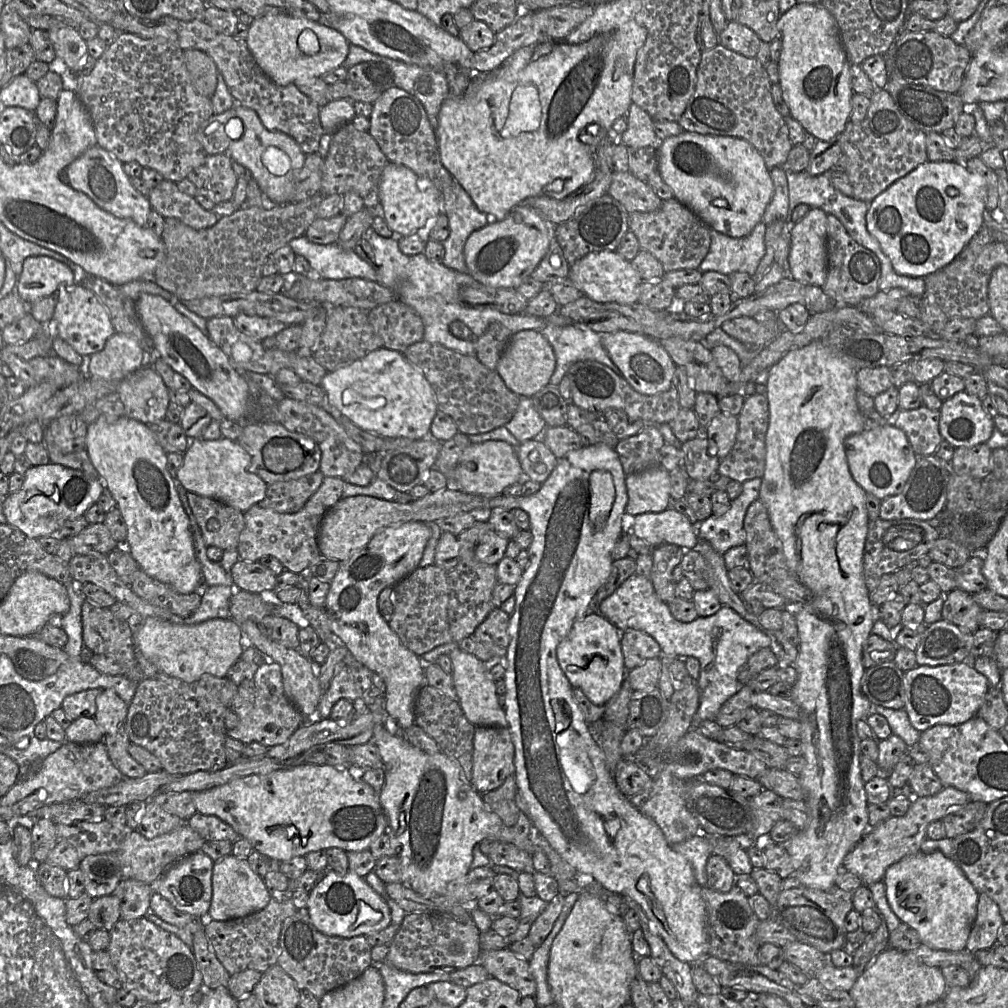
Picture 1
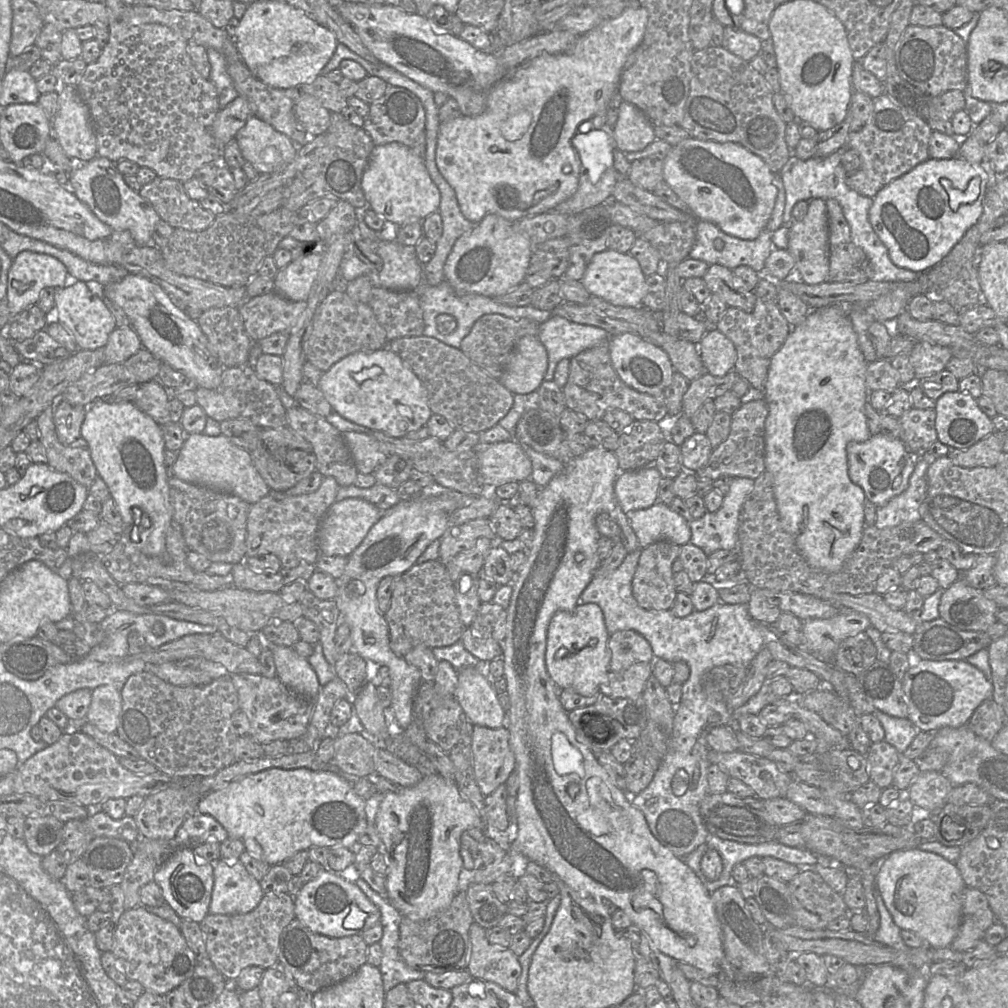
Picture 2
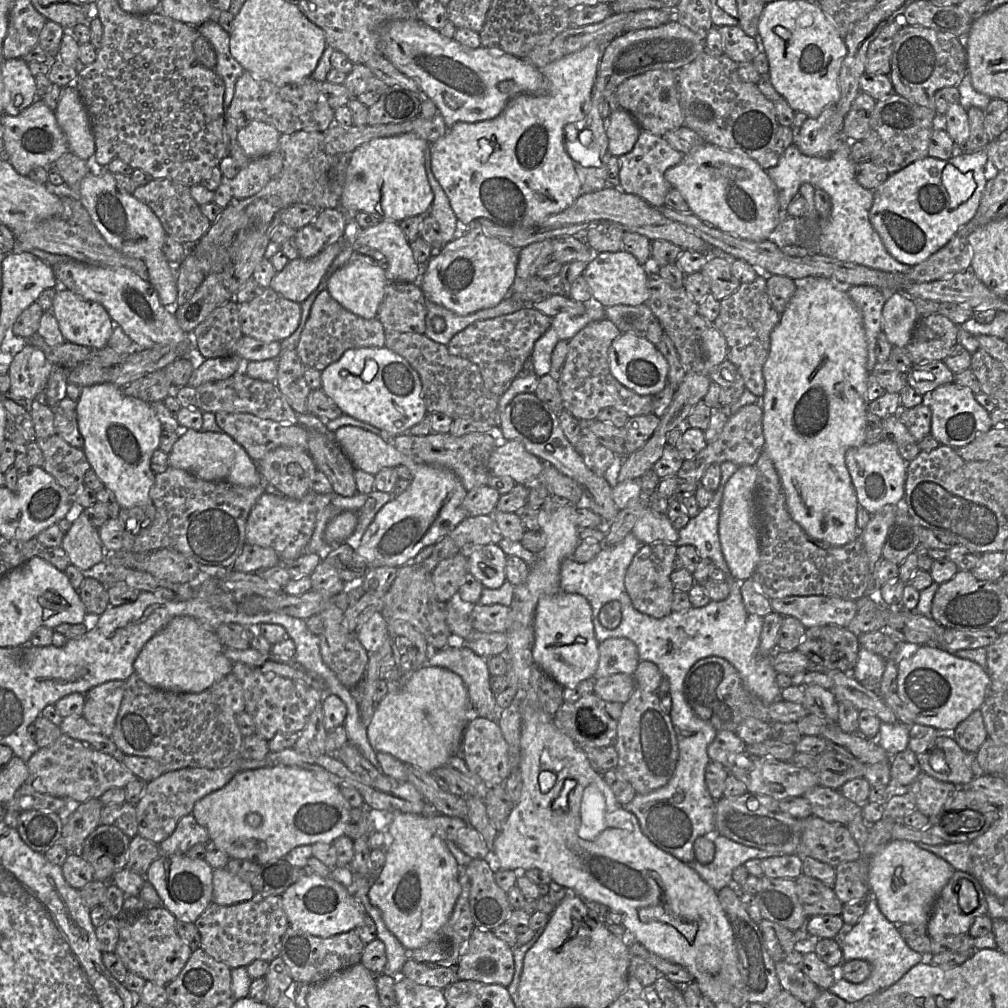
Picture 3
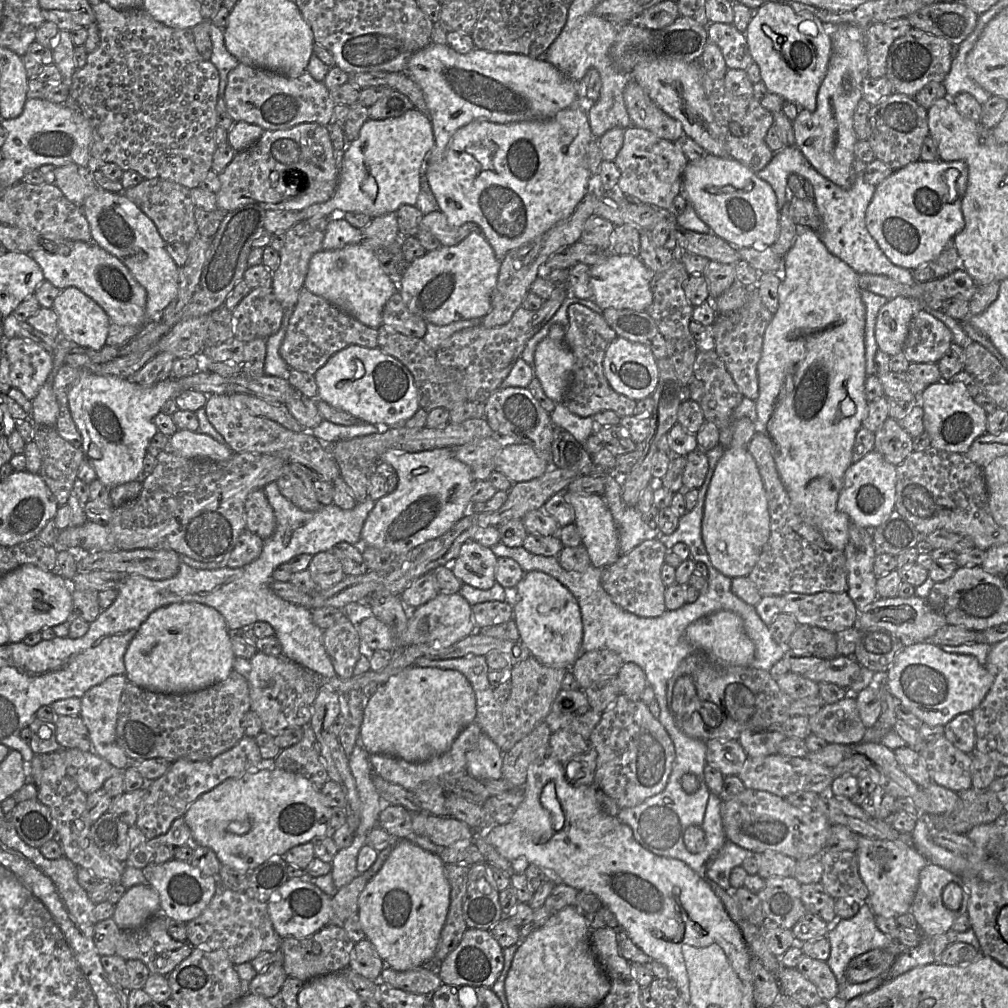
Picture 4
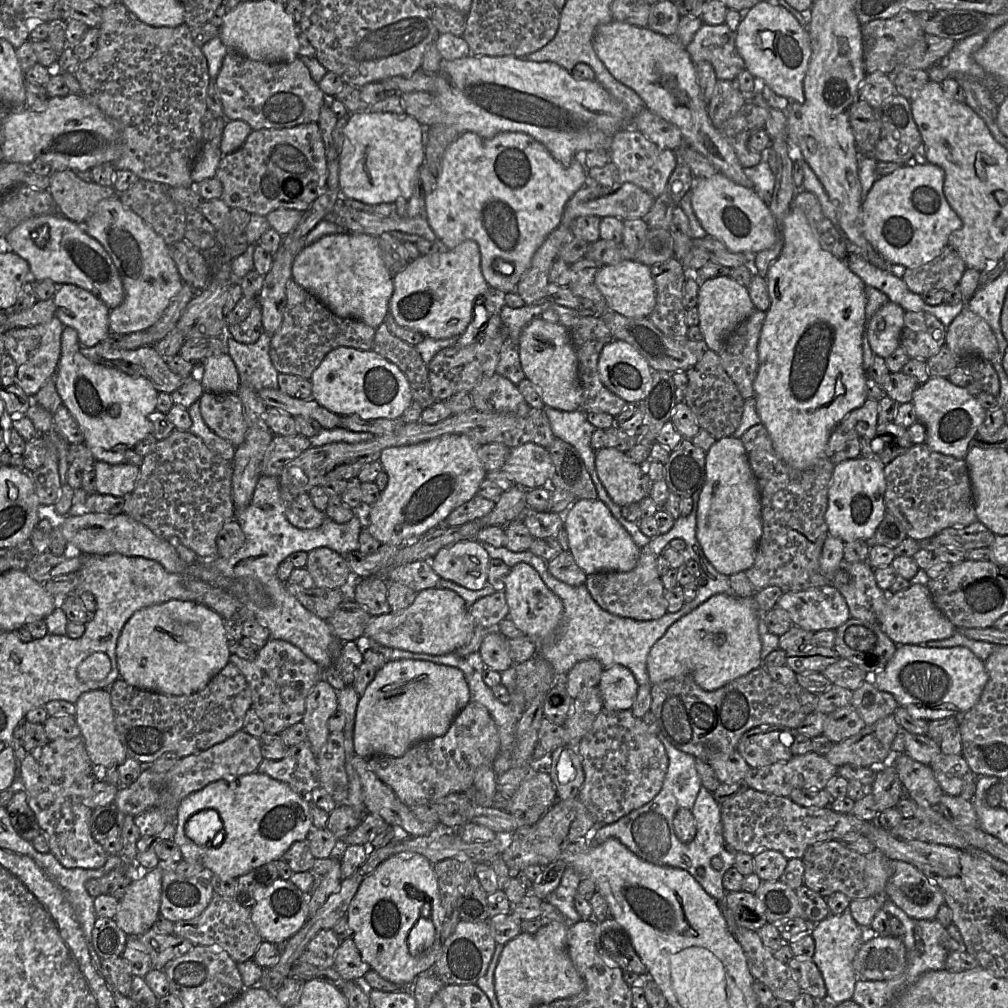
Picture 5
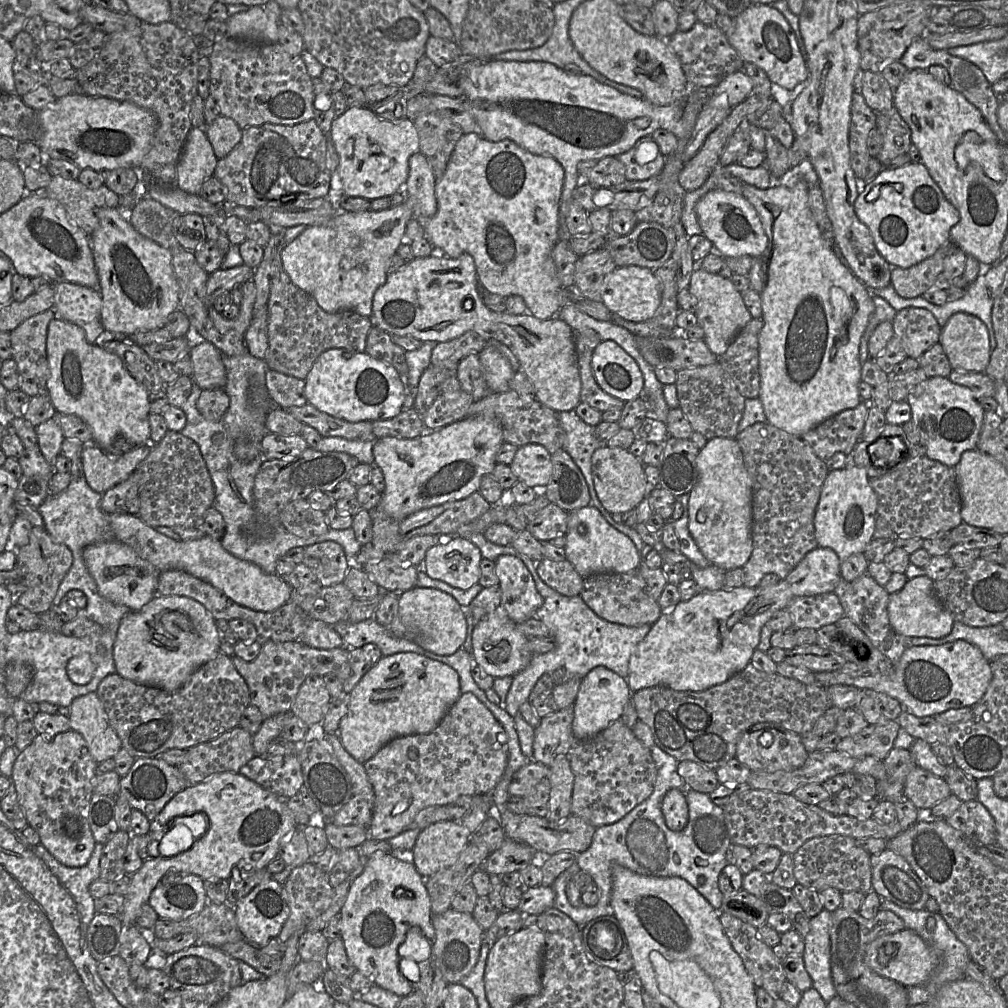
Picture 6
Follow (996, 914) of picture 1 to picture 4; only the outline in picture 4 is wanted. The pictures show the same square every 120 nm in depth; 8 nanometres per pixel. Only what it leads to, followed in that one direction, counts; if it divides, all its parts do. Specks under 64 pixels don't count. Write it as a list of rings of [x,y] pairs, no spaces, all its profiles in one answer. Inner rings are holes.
[[[929,863],[919,874],[919,884],[910,913],[916,919],[923,936],[945,934],[960,915],[966,914],[968,898],[969,891],[960,876]],[[952,882],[963,889],[963,901],[958,910],[946,908],[942,899],[944,888]]]

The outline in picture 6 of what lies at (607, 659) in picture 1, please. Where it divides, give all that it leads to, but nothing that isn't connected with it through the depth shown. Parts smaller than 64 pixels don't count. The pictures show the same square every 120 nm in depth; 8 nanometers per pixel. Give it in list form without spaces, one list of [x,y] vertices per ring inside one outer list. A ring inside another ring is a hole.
[[[500,555],[495,560],[495,573],[502,591],[503,614],[515,623],[534,617],[544,600],[523,561],[513,555]]]

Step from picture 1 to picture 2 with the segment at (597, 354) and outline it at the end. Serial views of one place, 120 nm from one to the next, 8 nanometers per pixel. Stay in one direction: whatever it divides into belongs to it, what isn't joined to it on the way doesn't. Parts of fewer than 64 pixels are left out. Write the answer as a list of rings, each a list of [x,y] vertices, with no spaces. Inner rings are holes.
[[[553,315],[540,324],[538,338],[548,355],[548,368],[545,381],[554,379],[557,364],[562,359],[571,359],[584,350],[592,348],[610,335],[600,327],[571,322],[561,316]]]

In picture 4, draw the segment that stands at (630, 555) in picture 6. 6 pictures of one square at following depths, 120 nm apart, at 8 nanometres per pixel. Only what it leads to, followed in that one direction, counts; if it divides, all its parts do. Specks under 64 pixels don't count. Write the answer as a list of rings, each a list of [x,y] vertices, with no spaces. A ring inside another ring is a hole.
[[[566,490],[562,492],[566,502],[571,504],[575,511],[575,521],[574,525],[577,527],[578,532],[581,536],[582,544],[588,551],[591,564],[595,567],[606,568],[613,565],[621,556],[619,549],[619,537],[614,521],[613,515],[609,509],[608,504],[604,498],[600,495],[581,495],[572,492],[567,492]]]

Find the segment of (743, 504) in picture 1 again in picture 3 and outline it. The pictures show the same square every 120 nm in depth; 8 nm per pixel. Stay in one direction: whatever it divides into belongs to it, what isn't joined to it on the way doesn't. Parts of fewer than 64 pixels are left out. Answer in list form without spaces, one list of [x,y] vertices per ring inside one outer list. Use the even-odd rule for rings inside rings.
[[[730,461],[720,464],[721,481],[719,487],[713,492],[710,503],[696,517],[690,518],[688,524],[679,530],[679,537],[675,542],[677,547],[694,546],[701,559],[709,558],[717,568],[725,573],[727,578],[731,575],[721,550],[718,523],[724,487],[738,467],[737,464]]]

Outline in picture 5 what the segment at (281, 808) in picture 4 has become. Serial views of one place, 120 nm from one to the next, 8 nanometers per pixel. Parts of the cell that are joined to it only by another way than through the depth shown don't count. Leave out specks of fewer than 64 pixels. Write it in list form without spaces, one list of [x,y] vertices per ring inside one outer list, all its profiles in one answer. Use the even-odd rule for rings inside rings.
[[[257,771],[235,778],[212,782],[203,789],[194,792],[181,801],[176,814],[177,827],[173,841],[179,846],[183,859],[190,863],[201,863],[213,874],[222,879],[238,878],[264,864],[280,859],[297,841],[306,840],[312,829],[312,820],[308,800],[293,791],[287,784],[275,780]],[[215,810],[223,823],[224,841],[217,847],[199,845],[185,834],[188,819],[199,811]]]

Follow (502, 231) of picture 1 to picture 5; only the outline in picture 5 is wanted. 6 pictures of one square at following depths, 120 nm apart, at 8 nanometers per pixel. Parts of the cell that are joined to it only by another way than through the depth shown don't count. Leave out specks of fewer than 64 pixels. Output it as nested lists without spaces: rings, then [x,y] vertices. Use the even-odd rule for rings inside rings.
[[[473,240],[452,250],[421,255],[393,277],[393,284],[389,313],[394,320],[434,339],[459,337],[473,320],[475,305],[482,300],[485,306],[485,296],[491,289],[481,271],[480,248]]]

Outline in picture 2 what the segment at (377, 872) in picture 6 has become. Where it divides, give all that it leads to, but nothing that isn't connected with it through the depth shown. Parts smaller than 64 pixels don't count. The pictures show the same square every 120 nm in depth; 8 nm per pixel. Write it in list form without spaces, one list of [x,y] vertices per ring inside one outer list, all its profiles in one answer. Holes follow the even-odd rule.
[[[440,774],[426,775],[410,787],[400,787],[384,795],[375,817],[375,826],[381,838],[381,851],[387,861],[385,875],[387,900],[402,917],[413,921],[430,919],[447,909],[458,893],[459,877],[463,866],[460,839],[465,830],[483,829],[486,837],[507,850],[515,838],[515,829],[509,823],[505,831],[489,827],[478,815],[473,805],[461,794],[456,782]]]

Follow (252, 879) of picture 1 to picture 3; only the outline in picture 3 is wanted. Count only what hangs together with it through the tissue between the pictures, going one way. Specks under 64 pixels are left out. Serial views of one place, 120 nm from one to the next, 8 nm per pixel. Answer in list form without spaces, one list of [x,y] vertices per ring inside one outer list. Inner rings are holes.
[[[226,868],[213,870],[212,901],[220,906],[231,906],[249,901],[255,892],[250,883],[241,880]]]

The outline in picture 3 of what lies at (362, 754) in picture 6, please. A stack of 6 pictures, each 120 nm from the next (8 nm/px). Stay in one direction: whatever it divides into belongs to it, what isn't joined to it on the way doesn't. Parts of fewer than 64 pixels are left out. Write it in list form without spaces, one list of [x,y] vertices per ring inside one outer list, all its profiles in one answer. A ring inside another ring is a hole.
[[[426,665],[390,685],[390,691],[375,707],[367,727],[367,737],[376,752],[389,754],[407,766],[431,773],[446,766],[451,757],[460,755],[463,736],[472,717],[463,679],[447,668]]]

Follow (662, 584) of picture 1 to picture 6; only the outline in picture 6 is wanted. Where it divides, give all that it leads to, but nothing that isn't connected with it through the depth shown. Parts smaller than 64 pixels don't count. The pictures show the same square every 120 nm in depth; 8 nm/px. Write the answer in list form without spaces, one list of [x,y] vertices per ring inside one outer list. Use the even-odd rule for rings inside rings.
[[[638,569],[626,573],[597,573],[584,578],[580,593],[599,617],[625,626],[652,625],[663,613],[658,601],[646,593],[646,583]]]

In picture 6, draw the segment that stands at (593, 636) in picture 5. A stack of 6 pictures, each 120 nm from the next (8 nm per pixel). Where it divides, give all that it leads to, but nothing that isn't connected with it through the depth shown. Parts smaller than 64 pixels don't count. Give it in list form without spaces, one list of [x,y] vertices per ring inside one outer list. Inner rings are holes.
[[[483,533],[469,535],[468,539],[475,544],[482,558],[495,562],[500,555],[513,555],[523,561],[530,571],[538,592],[543,597],[543,604],[535,613],[535,617],[542,621],[550,631],[555,648],[547,653],[533,654],[525,669],[513,677],[513,682],[507,693],[504,709],[512,717],[519,714],[520,706],[529,701],[530,694],[539,678],[545,673],[552,673],[558,668],[565,669],[565,675],[559,680],[558,685],[564,684],[573,678],[583,679],[592,669],[603,666],[623,678],[629,673],[629,659],[638,644],[645,638],[651,629],[650,624],[640,626],[625,626],[609,622],[599,617],[580,595],[564,596],[549,587],[537,573],[537,562],[524,554],[517,552],[511,545],[500,546],[488,541]]]

